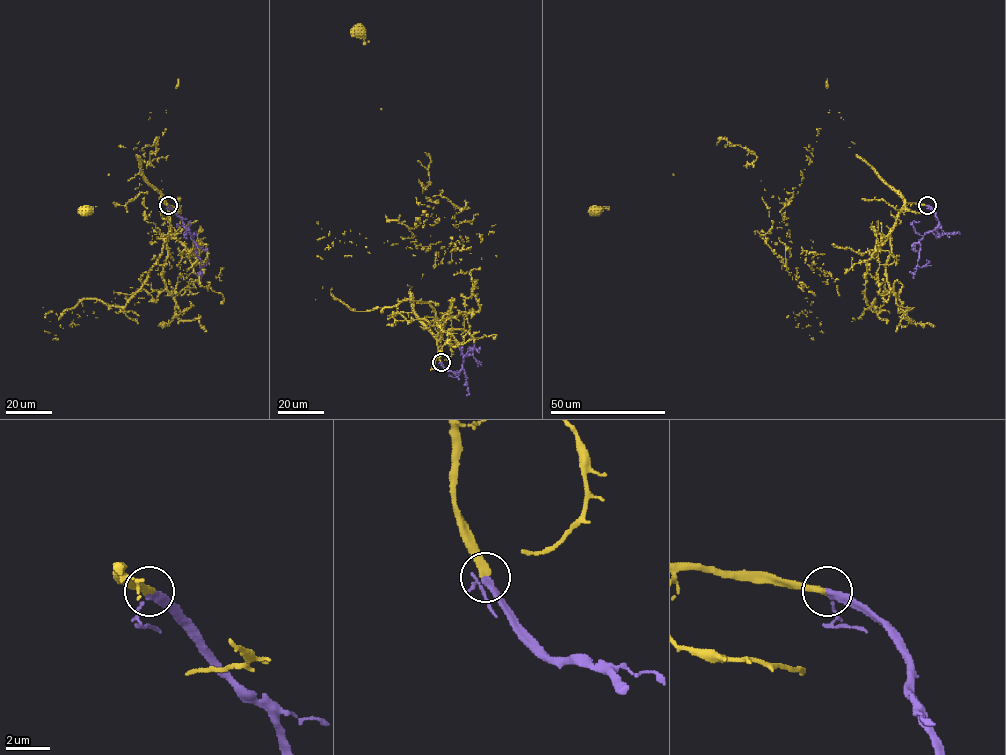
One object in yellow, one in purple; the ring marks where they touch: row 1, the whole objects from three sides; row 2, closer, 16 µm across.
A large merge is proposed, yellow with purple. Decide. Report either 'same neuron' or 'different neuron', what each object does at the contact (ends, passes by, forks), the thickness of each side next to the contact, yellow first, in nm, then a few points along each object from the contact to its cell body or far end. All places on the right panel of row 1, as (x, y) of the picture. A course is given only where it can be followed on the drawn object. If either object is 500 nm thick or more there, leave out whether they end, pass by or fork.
same neuron; yellow ends; purple passes by; calibres 360 and 240 nm; course yellow (927, 205), (906, 202), (878, 249), (782, 266), (756, 155), (721, 139), (595, 211); course purple (927, 205), (935, 212), (938, 226), (920, 241), (918, 265), (924, 266), (927, 260)

